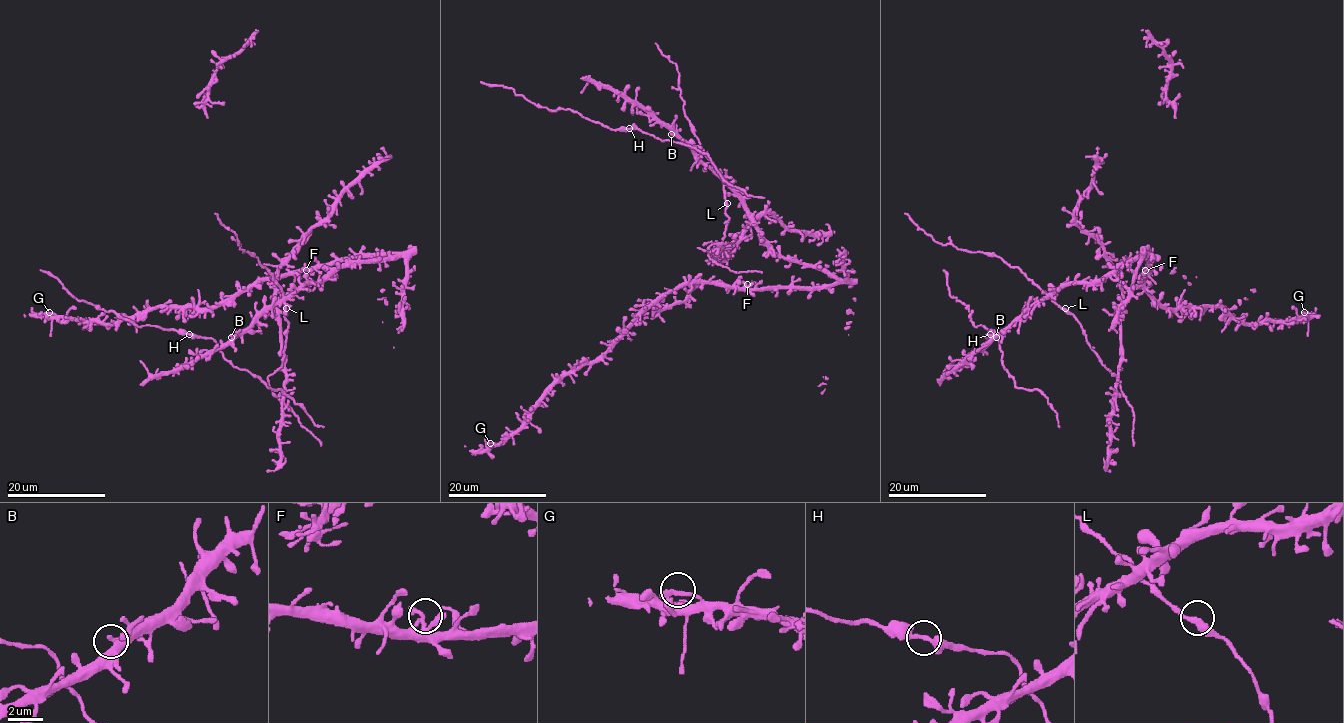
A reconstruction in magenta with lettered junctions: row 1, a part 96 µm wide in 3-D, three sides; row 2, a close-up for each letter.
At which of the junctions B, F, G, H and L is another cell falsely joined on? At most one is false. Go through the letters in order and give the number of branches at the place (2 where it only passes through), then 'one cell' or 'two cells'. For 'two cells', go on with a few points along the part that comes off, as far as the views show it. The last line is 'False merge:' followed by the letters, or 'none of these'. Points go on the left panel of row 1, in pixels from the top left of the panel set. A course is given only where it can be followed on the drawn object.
B: branches 2; one cell
F: branches 2; one cell
G: branches 2; one cell
H: branches 2; one cell
L: branches 2; one cell
False merge: none of these

